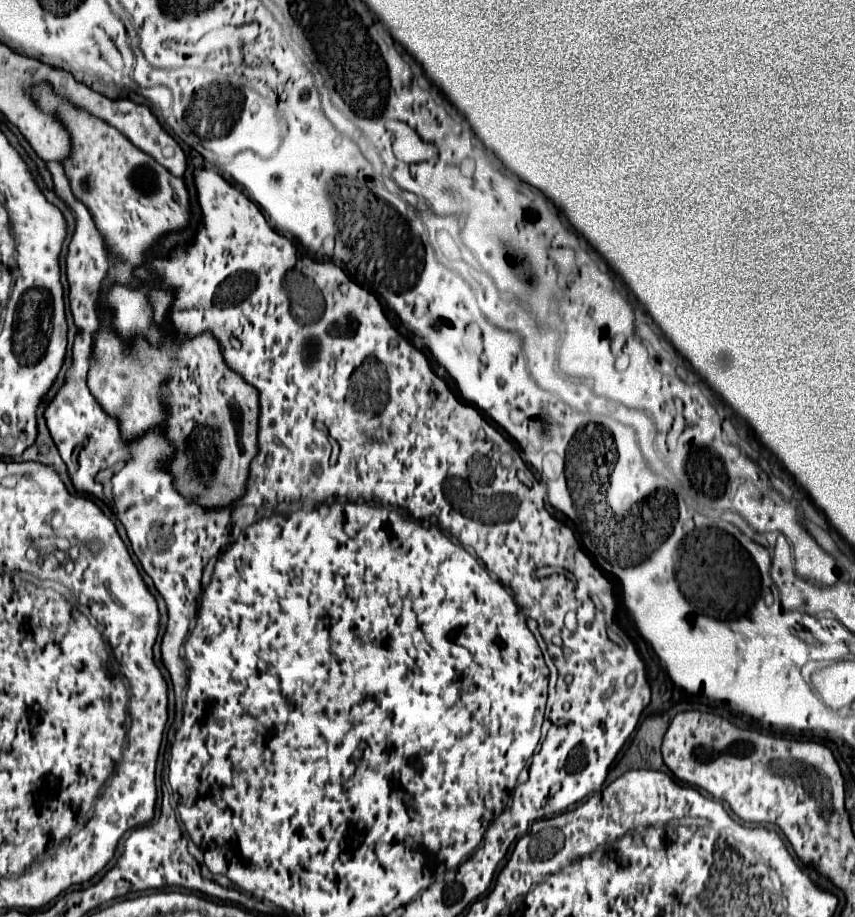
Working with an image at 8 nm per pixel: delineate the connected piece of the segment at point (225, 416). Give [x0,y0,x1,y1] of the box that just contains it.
[89,325,259,507]

